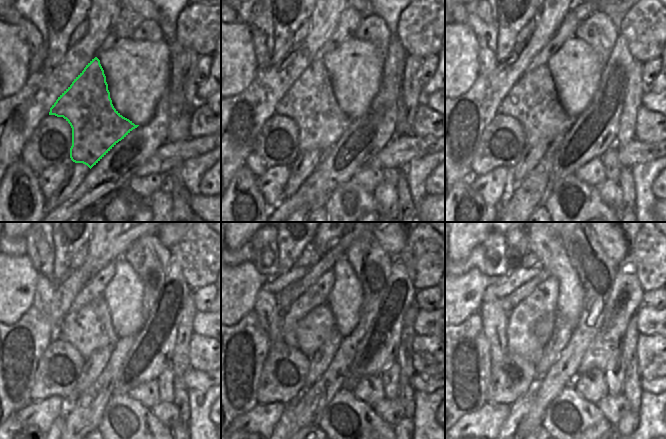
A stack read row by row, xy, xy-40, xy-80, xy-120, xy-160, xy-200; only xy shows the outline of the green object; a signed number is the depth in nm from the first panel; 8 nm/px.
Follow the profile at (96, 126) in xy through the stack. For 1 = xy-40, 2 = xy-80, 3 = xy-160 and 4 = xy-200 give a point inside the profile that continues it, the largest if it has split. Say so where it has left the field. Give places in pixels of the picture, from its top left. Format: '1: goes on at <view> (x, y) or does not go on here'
1: goes on at xy-40 (310, 102)
2: goes on at xy-80 (533, 101)
3: goes on at xy-160 (311, 332)
4: goes on at xy-200 (543, 327)

